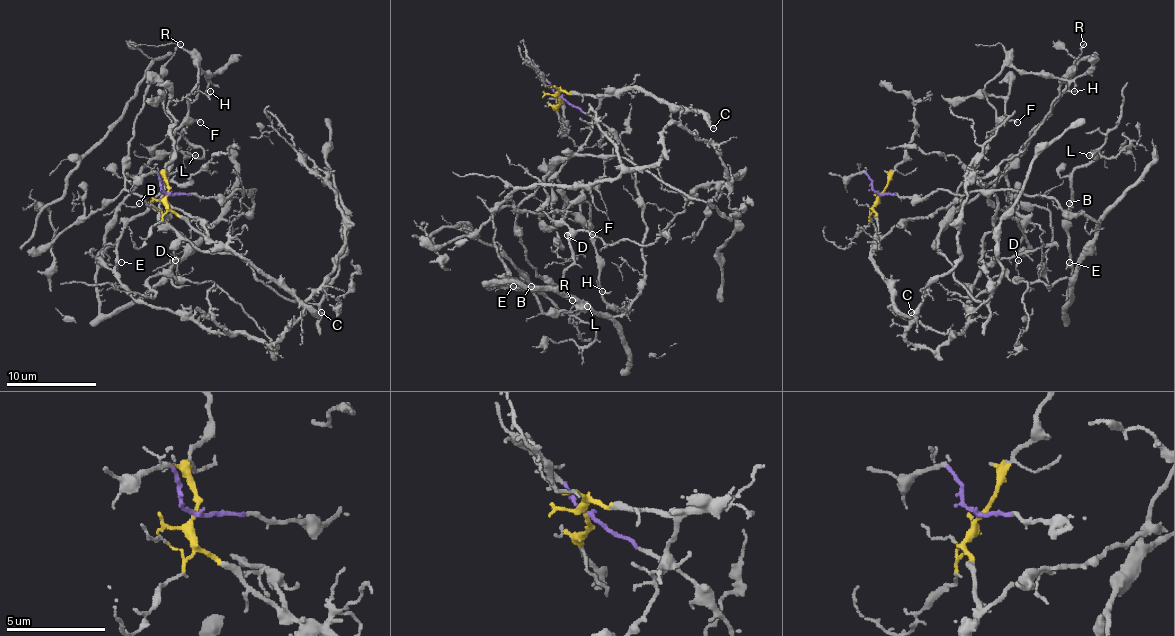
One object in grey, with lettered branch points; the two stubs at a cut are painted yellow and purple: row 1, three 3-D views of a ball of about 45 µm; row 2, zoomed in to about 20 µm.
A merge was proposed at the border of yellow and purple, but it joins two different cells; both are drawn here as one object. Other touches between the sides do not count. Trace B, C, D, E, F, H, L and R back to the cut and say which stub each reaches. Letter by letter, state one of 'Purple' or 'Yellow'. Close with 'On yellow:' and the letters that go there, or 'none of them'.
B: Purple
C: Yellow
D: Purple
E: Purple
F: Yellow
H: Yellow
L: Purple
R: Yellow
On yellow: C, F, H, R

